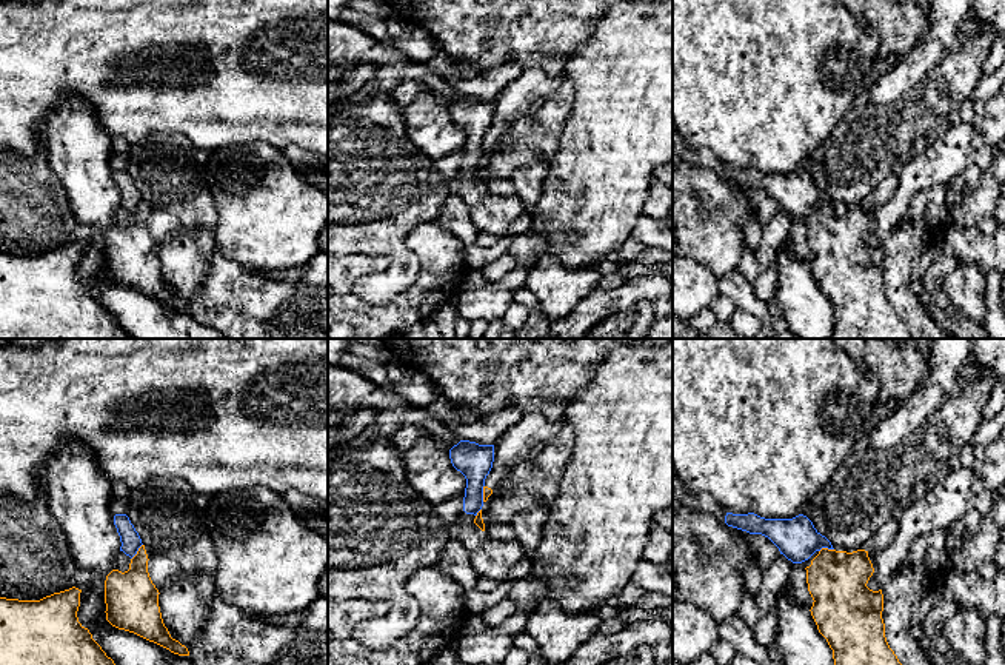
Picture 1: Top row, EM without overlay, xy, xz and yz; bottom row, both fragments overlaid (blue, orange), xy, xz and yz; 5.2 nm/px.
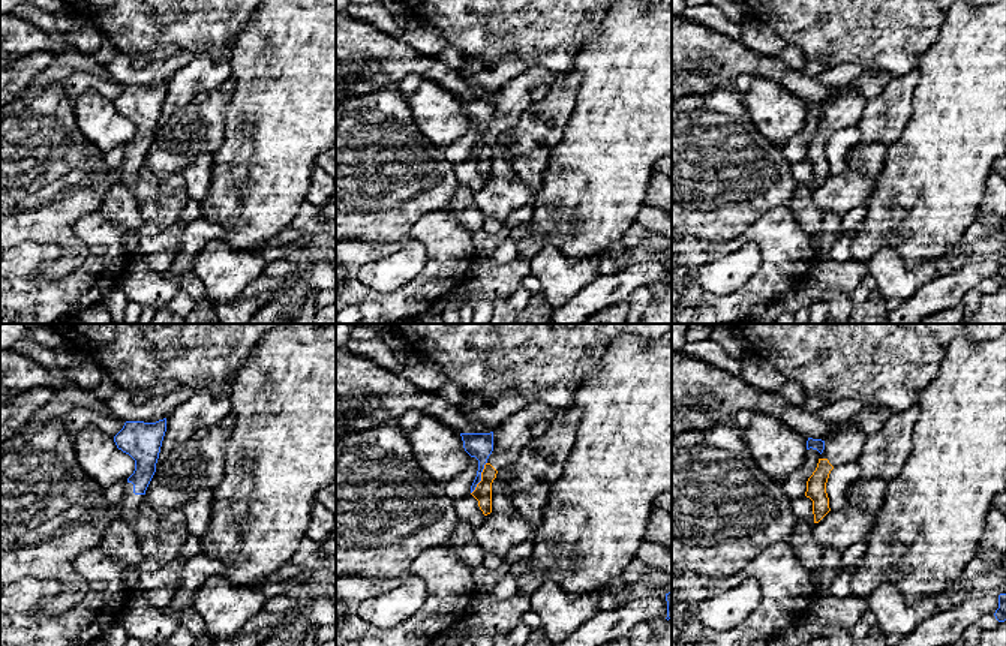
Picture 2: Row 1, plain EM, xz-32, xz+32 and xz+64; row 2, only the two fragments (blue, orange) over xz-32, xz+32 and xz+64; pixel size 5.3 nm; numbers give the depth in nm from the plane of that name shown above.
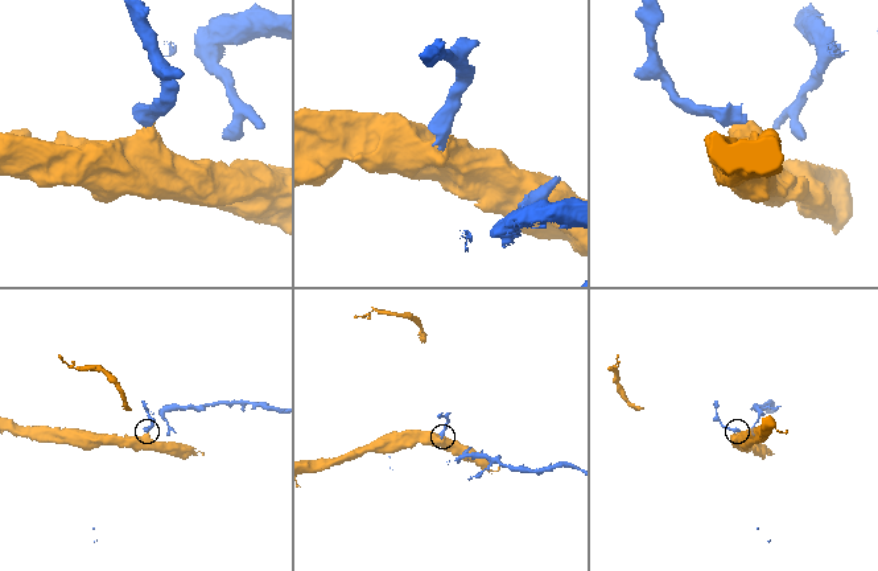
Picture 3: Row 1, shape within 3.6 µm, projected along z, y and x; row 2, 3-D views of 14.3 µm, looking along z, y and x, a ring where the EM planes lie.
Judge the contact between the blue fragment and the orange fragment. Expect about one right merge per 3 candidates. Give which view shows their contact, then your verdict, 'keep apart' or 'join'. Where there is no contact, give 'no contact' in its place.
contact in xy; keep apart

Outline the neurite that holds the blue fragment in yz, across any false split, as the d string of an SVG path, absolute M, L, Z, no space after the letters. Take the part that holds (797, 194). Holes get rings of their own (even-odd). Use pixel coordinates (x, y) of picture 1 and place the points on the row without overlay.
M726 168L725 179L750 189L768 192L779 203L780 209L793 219L808 216L822 203L834 205L831 197L803 169L793 174L765 174L754 168Z

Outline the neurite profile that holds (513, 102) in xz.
M525 68L516 80L508 83L494 100L494 117L485 134L483 157L517 119L529 112L529 105L536 99L549 97L563 80L563 77L548 75L539 68Z

